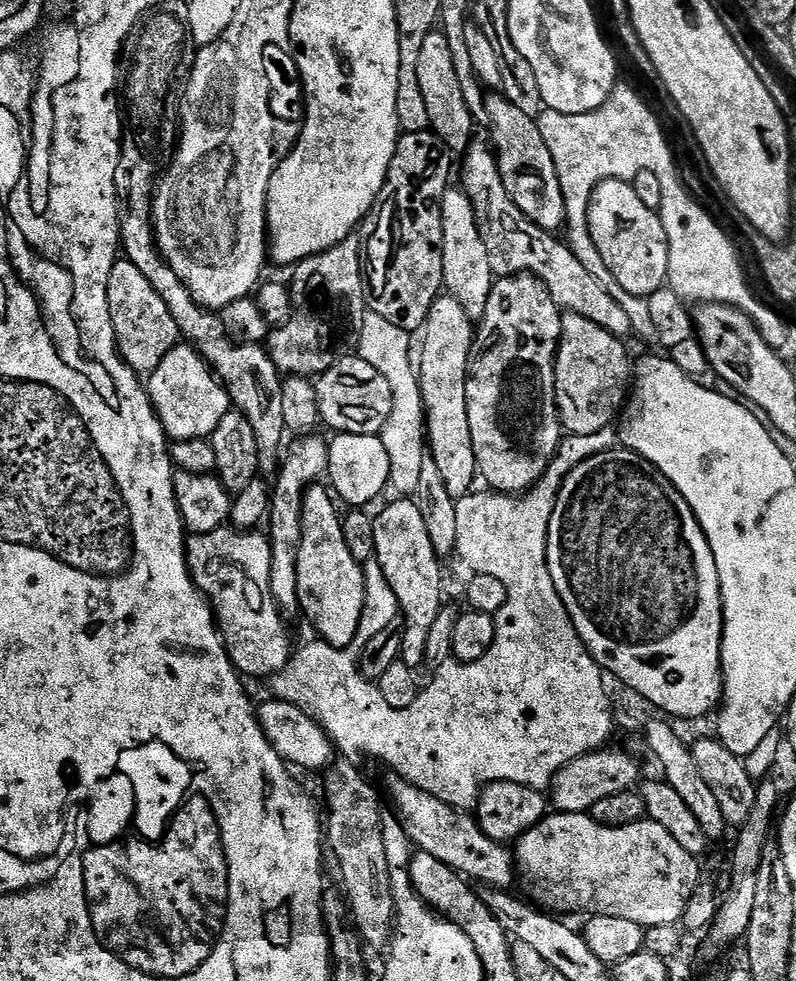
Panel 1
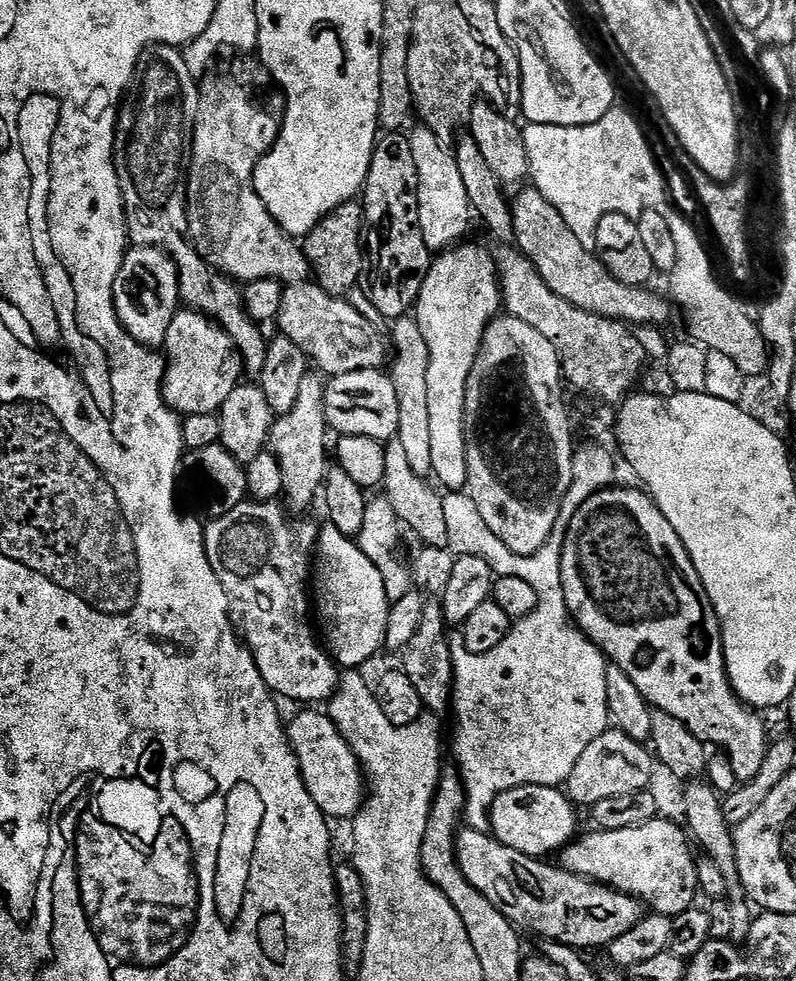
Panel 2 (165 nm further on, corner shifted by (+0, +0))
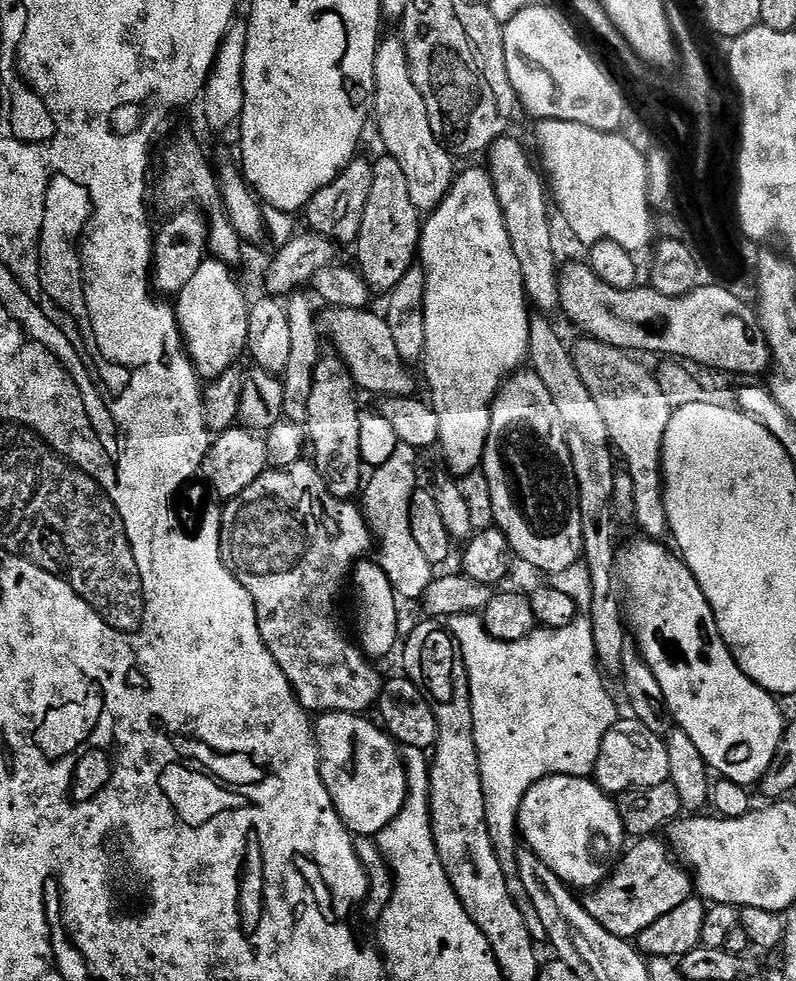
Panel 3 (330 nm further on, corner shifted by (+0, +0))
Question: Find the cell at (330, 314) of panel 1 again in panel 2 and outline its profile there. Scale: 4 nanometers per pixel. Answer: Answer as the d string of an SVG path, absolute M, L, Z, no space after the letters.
M359 199L347 200L342 206L320 220L314 230L303 237L302 247L309 263L320 277L318 283L326 291L344 294L360 280L366 272L366 217L365 205Z

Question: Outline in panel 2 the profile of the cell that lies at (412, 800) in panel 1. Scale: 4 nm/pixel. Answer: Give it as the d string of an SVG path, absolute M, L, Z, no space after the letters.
M465 827L459 833L458 859L466 879L511 924L525 933L545 936L543 939L548 942L569 944L577 950L604 950L614 938L622 938L626 930L633 928L646 915L636 897L569 872L563 866L555 868L547 859L522 854L522 850L514 850L497 840L495 835L479 832L474 827Z

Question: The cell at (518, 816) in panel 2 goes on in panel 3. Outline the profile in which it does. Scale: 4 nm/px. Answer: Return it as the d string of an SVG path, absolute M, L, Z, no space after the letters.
M547 776L545 780L530 786L520 803L518 832L539 863L549 867L572 890L595 890L602 881L608 879L609 872L616 867L626 848L624 823L615 799L603 792L595 779L583 776Z

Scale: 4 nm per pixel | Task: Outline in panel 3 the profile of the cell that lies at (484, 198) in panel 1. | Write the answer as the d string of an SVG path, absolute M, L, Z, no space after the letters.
M588 338L573 355L579 376L606 422L611 445L628 460L634 517L647 537L660 538L667 533L668 523L663 494L664 432L674 408L664 396L657 375L634 359L625 349L594 338Z

